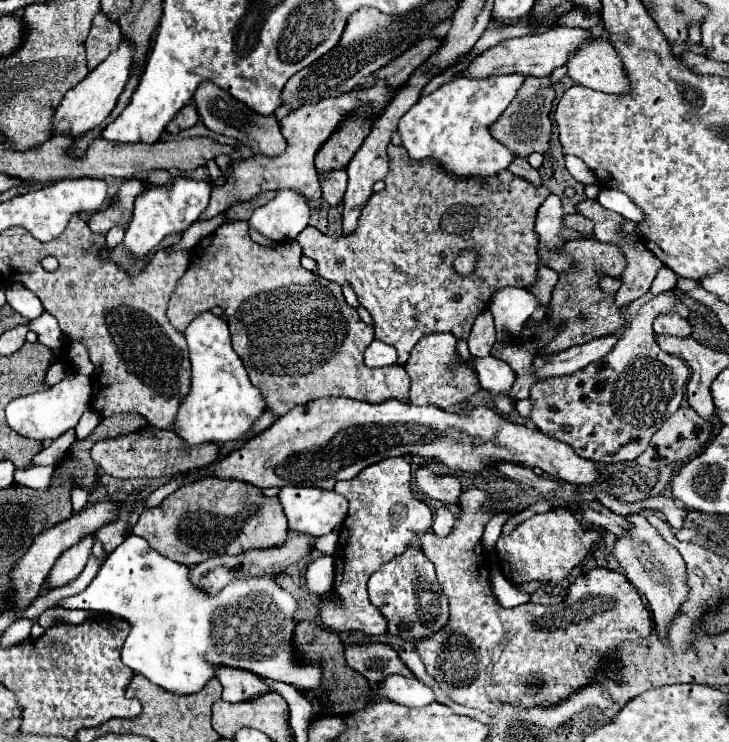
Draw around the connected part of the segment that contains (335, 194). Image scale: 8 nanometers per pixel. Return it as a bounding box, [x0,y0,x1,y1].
[319,169,347,205]

